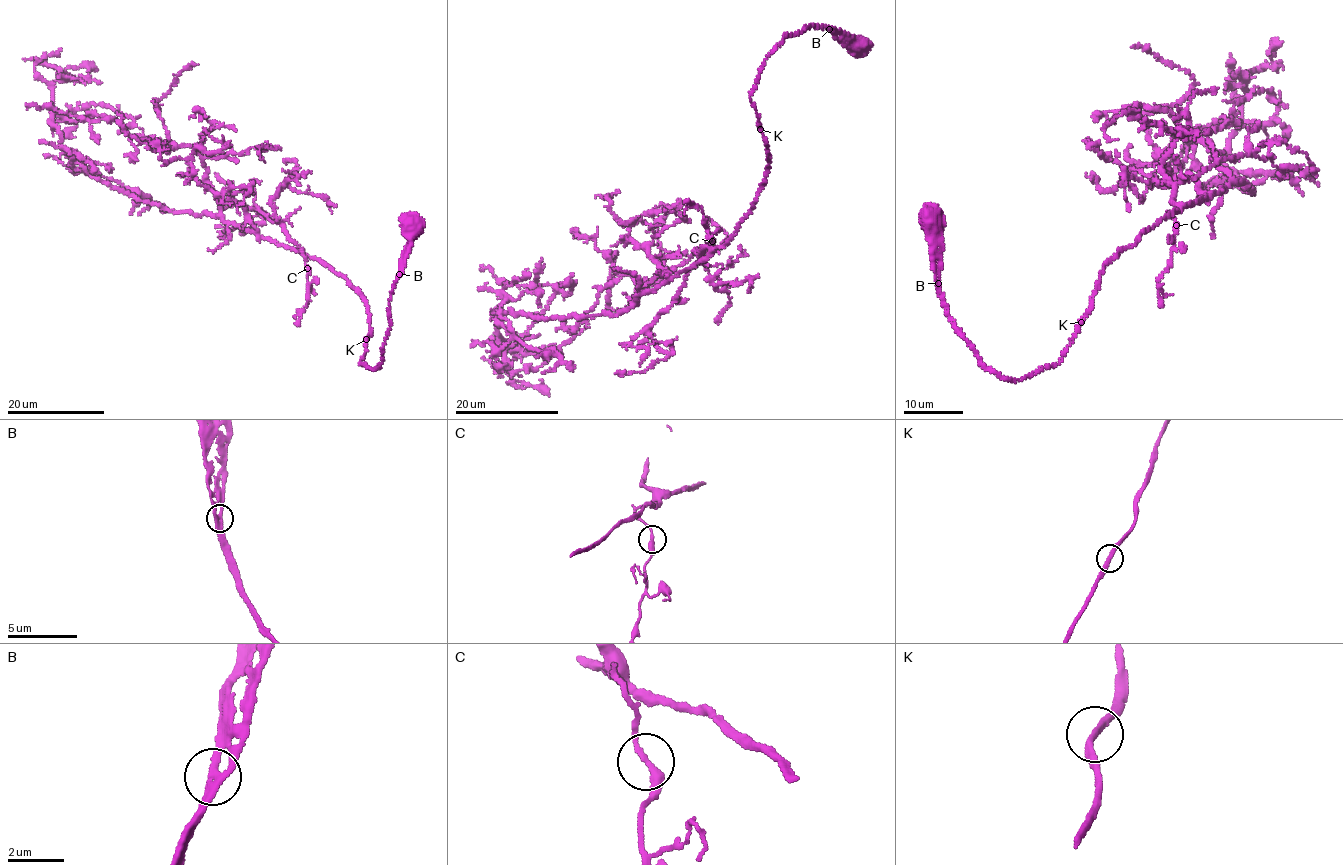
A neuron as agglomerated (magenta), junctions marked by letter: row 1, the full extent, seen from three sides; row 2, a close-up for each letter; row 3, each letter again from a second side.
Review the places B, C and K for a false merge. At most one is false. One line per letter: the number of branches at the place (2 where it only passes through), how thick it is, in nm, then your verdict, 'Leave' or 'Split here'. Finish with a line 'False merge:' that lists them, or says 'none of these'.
B: Branches: 2. Thickness 300 nm. Leave
C: Branches: 2. Thickness 240 nm. Leave
K: Branches: 2. Thickness 240 nm. Leave
False merge: none of these

